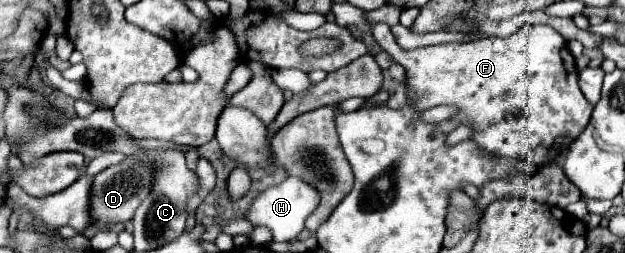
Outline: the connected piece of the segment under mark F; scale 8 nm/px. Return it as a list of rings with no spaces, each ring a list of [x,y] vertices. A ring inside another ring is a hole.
[[[374,23],[372,35],[376,43],[406,69],[406,83],[414,93],[422,97],[422,109],[430,109],[436,105],[458,107],[458,115],[454,119],[460,119],[464,125],[476,127],[472,139],[494,155],[518,157],[538,169],[550,163],[550,153],[556,137],[574,139],[590,121],[594,105],[586,101],[584,93],[578,87],[576,61],[568,53],[566,39],[548,25],[524,25],[514,35],[504,39],[482,37],[470,43],[444,43],[412,51],[404,51],[390,33],[390,27],[384,23]]]

